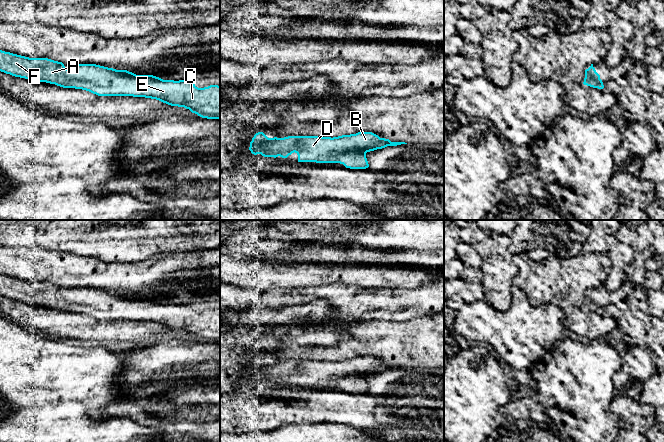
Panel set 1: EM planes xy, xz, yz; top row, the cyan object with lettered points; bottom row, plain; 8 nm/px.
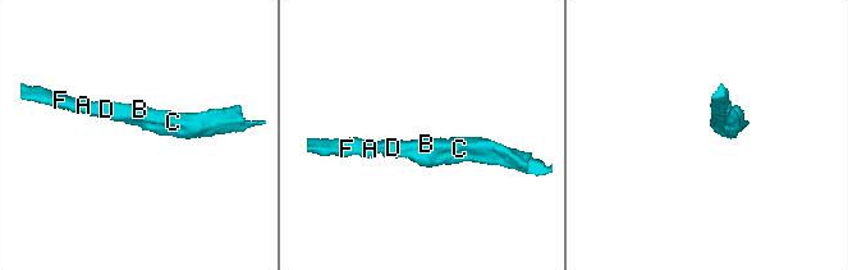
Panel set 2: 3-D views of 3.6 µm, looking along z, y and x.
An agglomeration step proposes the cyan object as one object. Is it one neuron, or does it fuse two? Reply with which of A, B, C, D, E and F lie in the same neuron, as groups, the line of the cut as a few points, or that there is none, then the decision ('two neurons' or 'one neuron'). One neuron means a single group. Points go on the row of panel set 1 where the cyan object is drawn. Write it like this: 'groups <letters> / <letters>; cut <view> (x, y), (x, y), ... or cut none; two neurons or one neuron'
groups A B C D E F; cut none; one neuron

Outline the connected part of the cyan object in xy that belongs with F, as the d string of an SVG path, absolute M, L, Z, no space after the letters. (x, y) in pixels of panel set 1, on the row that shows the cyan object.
M0 50L0 71L4 72L6 74L10 74L15 77L20 77L20 78L25 78L25 79L31 80L33 82L46 82L46 83L50 83L50 84L55 84L57 86L63 87L63 88L75 88L75 89L86 90L86 91L89 91L98 96L133 96L133 97L145 97L145 98L156 99L156 100L159 100L159 101L166 103L168 105L171 105L171 106L178 106L178 107L184 107L186 109L189 109L192 113L195 113L202 118L220 119L220 86L218 86L218 85L210 85L208 87L198 88L195 86L194 81L190 81L190 80L179 80L179 81L163 80L159 77L156 77L153 75L136 75L127 70L116 70L113 68L108 68L108 67L104 67L104 66L100 66L100 65L96 65L96 64L74 64L74 67L71 70L68 70L62 62L54 61L54 60L51 60L48 58L29 58L29 57L13 54L10 52L5 52L2 50Z

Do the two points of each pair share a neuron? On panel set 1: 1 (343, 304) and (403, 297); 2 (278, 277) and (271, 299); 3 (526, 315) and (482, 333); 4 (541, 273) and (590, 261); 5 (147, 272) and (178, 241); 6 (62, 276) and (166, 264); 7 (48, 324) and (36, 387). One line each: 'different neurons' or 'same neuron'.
1: same neuron
2: different neurons
3: same neuron
4: same neuron
5: different neurons
6: same neuron
7: different neurons

